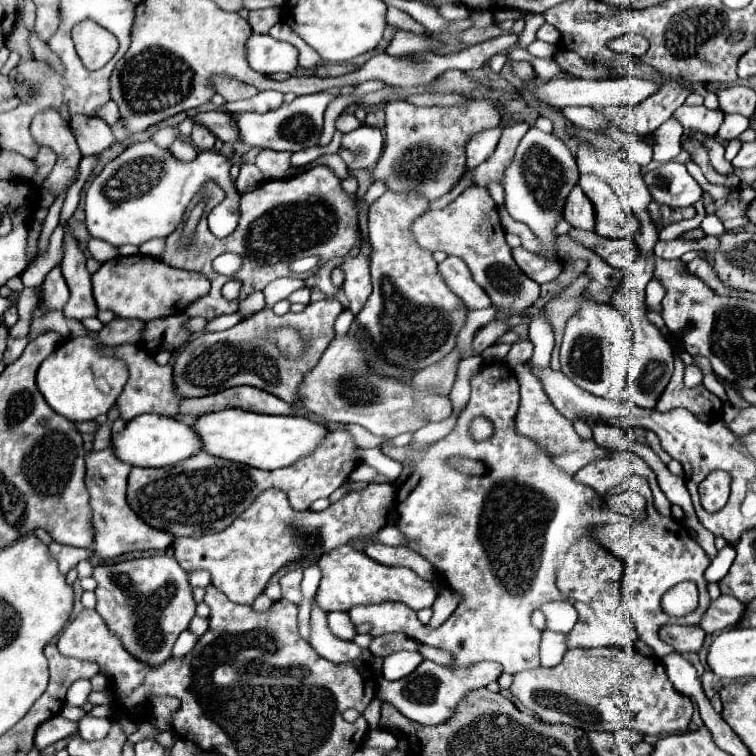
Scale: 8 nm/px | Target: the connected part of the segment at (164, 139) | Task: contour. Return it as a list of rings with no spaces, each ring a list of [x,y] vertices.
[[[165,127],[165,129],[159,129],[153,137],[151,137],[157,145],[163,145],[163,147],[169,147],[173,141],[175,141],[175,129],[173,127]]]

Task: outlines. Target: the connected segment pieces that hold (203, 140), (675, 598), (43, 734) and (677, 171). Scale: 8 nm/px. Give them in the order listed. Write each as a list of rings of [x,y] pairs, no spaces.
[[[195,125],[193,133],[191,133],[191,143],[199,149],[199,151],[207,151],[213,149],[215,145],[215,135],[211,135],[209,129],[205,129],[203,125]]]
[[[693,581],[677,583],[661,599],[663,613],[671,617],[685,617],[687,613],[695,611],[697,605],[699,605],[699,591]]]
[[[55,715],[55,717],[47,719],[45,725],[39,725],[39,729],[35,733],[35,745],[39,749],[45,749],[47,745],[51,745],[59,739],[65,739],[73,733],[75,733],[75,723],[63,719],[61,715]]]
[[[667,161],[661,167],[649,171],[645,175],[645,183],[651,191],[651,197],[659,205],[687,207],[695,205],[703,195],[703,189],[689,175],[687,167],[677,161]]]

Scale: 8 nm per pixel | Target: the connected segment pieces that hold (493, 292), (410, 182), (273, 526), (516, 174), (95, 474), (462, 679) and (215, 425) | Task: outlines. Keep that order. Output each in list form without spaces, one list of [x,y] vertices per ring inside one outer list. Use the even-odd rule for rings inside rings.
[[[479,185],[467,187],[455,201],[451,201],[443,209],[427,211],[423,213],[415,225],[413,225],[415,239],[419,245],[431,249],[431,251],[445,251],[447,255],[461,257],[467,267],[473,273],[473,279],[485,289],[485,293],[491,297],[493,305],[501,309],[499,317],[485,325],[473,339],[473,355],[481,355],[483,349],[495,345],[495,341],[509,331],[505,325],[505,319],[509,317],[507,311],[513,309],[527,309],[535,303],[539,297],[539,283],[531,281],[515,263],[511,255],[511,247],[505,241],[505,229],[499,221],[497,205],[491,199],[489,191]]]
[[[397,99],[385,103],[385,115],[385,149],[375,165],[373,179],[385,181],[387,187],[395,191],[419,189],[419,193],[427,193],[431,201],[447,193],[463,175],[467,137],[497,127],[501,121],[499,107],[493,99],[467,99],[451,107],[417,107]]]
[[[369,483],[367,489],[351,491],[325,511],[315,513],[295,511],[281,489],[267,489],[267,493],[261,493],[231,527],[203,537],[177,537],[173,551],[187,573],[197,569],[209,571],[211,585],[225,593],[229,601],[251,605],[281,567],[301,559],[315,563],[335,547],[349,545],[355,539],[367,541],[371,535],[377,535],[387,525],[387,509],[393,501],[395,487],[391,483]]]
[[[531,127],[525,137],[521,139],[513,163],[505,169],[501,179],[501,187],[505,189],[505,207],[515,221],[523,221],[531,227],[537,241],[541,243],[541,257],[551,263],[561,263],[563,257],[555,249],[555,225],[563,219],[563,207],[571,193],[571,189],[579,181],[579,169],[575,157],[567,149],[567,145],[555,137],[553,133],[543,133]],[[557,147],[557,159],[555,159]]]
[[[107,447],[105,451],[87,453],[85,463],[87,463],[85,485],[87,485],[89,497],[91,497],[93,525],[95,525],[95,543],[91,549],[99,557],[111,559],[111,557],[117,557],[123,553],[149,551],[149,549],[163,551],[173,543],[173,539],[175,539],[173,533],[167,533],[167,531],[147,525],[141,517],[137,517],[131,511],[131,507],[127,503],[127,475],[133,467],[129,463],[117,459],[111,447]]]
[[[423,661],[411,675],[399,679],[399,681],[379,681],[377,697],[381,701],[387,701],[395,705],[407,719],[421,723],[421,725],[441,725],[455,713],[461,699],[479,687],[487,687],[491,681],[497,681],[503,673],[503,667],[499,663],[479,663],[471,669],[447,669],[443,665],[437,665],[433,661]]]
[[[241,409],[207,413],[195,423],[203,441],[203,451],[257,469],[281,469],[311,455],[325,439],[329,429],[323,423],[299,415],[259,415]]]

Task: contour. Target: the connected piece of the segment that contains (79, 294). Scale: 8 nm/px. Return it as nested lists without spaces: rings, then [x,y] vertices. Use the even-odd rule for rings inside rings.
[[[61,221],[65,237],[63,237],[63,249],[65,257],[61,261],[63,275],[67,279],[67,285],[71,289],[71,297],[67,301],[67,307],[63,309],[67,317],[71,319],[85,319],[97,315],[97,305],[91,293],[91,273],[85,269],[85,253],[79,249],[79,243],[71,235],[67,221]]]

